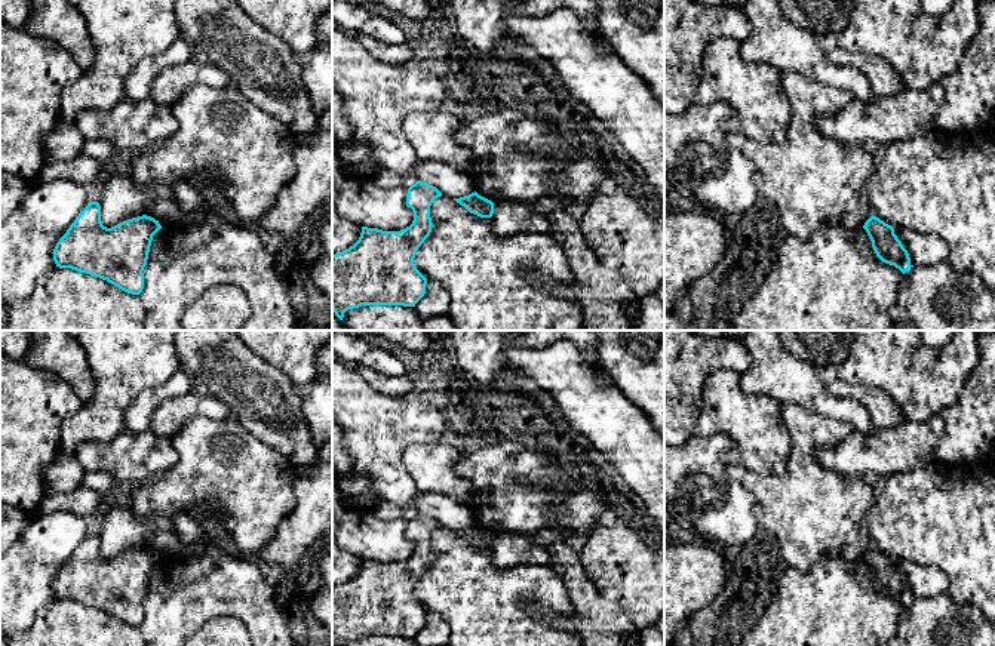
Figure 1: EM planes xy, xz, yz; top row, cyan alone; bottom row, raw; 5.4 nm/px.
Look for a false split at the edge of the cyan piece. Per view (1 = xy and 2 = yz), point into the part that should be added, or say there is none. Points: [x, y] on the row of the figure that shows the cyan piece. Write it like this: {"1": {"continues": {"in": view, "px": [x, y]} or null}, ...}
{"1": {"continues": null}, "2": {"continues": null}}

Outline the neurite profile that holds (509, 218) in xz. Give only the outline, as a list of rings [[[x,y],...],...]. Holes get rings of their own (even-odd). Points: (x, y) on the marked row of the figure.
[[[520,202],[495,203],[491,219],[494,231],[501,237],[522,231],[549,233],[547,215]]]

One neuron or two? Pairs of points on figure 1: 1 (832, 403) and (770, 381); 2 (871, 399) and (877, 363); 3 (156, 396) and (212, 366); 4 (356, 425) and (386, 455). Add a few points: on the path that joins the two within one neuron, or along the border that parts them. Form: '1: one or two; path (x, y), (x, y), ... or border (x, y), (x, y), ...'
1: one; path (817, 397), (795, 381), (785, 381)
2: two; border (838, 378), (847, 383), (880, 387), (900, 408)
3: two; border (181, 366), (196, 381)
4: one; path (364, 433), (378, 448)

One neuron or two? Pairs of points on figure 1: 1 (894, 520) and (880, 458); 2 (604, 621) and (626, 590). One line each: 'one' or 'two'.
1: two
2: two

